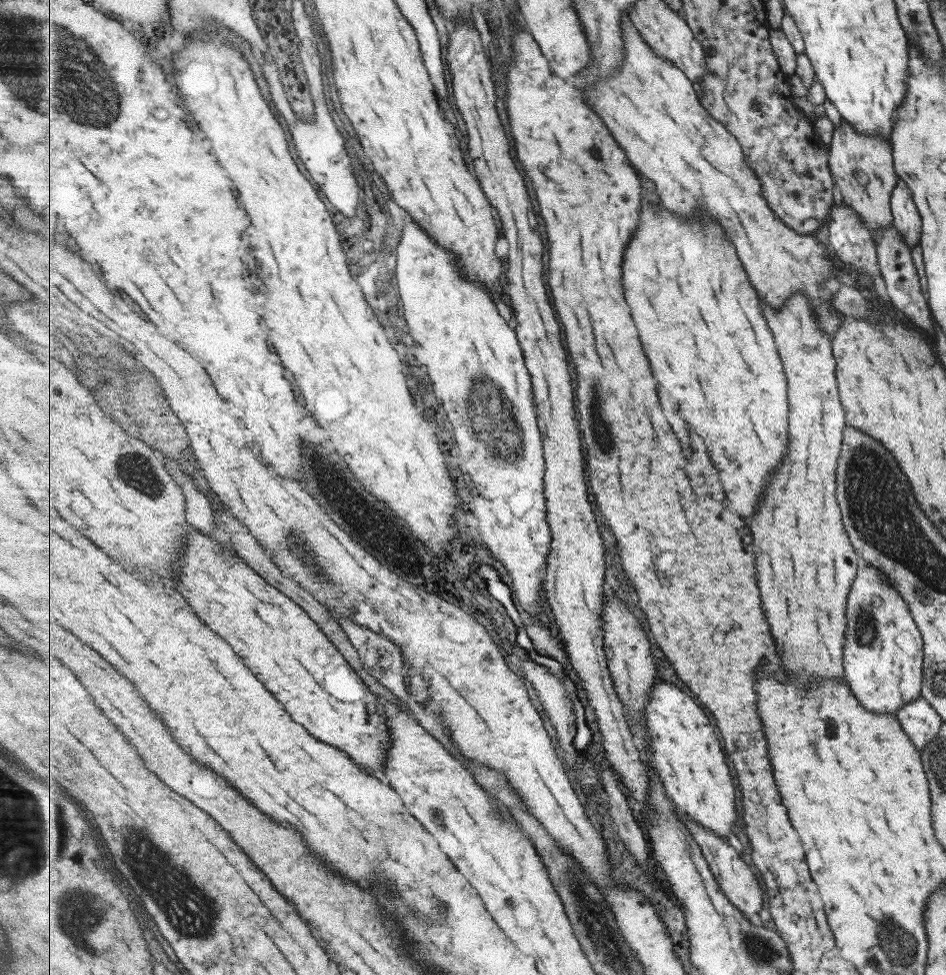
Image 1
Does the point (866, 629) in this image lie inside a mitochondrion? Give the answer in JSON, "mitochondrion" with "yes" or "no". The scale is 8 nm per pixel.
{"mitochondrion":"yes"}

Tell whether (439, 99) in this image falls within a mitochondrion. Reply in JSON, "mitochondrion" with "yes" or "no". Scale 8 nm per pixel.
{"mitochondrion":"no"}

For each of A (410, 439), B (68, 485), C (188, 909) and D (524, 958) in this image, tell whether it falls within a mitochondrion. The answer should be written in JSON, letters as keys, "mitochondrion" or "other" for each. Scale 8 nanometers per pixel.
{"A":"other","B":"other","C":"mitochondrion","D":"other"}

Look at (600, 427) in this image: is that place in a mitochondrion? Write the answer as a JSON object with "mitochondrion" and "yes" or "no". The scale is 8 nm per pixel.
{"mitochondrion":"yes"}

